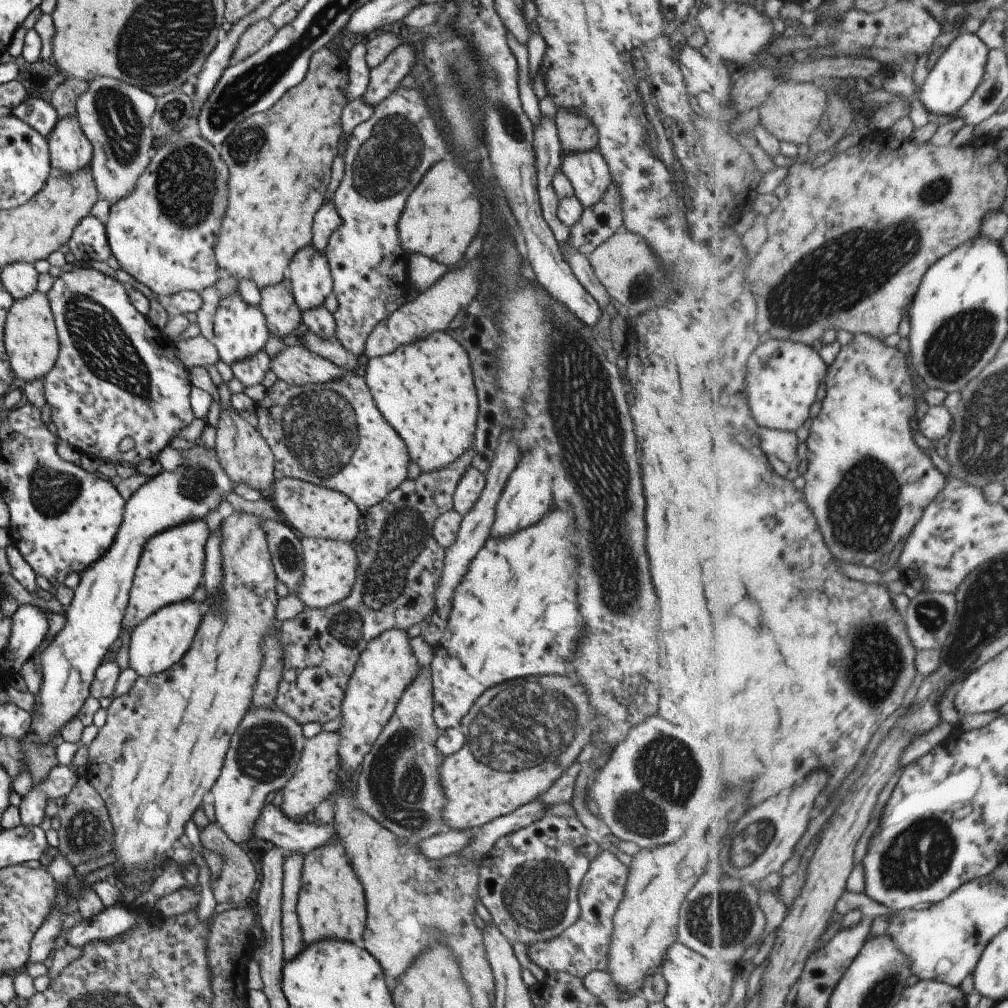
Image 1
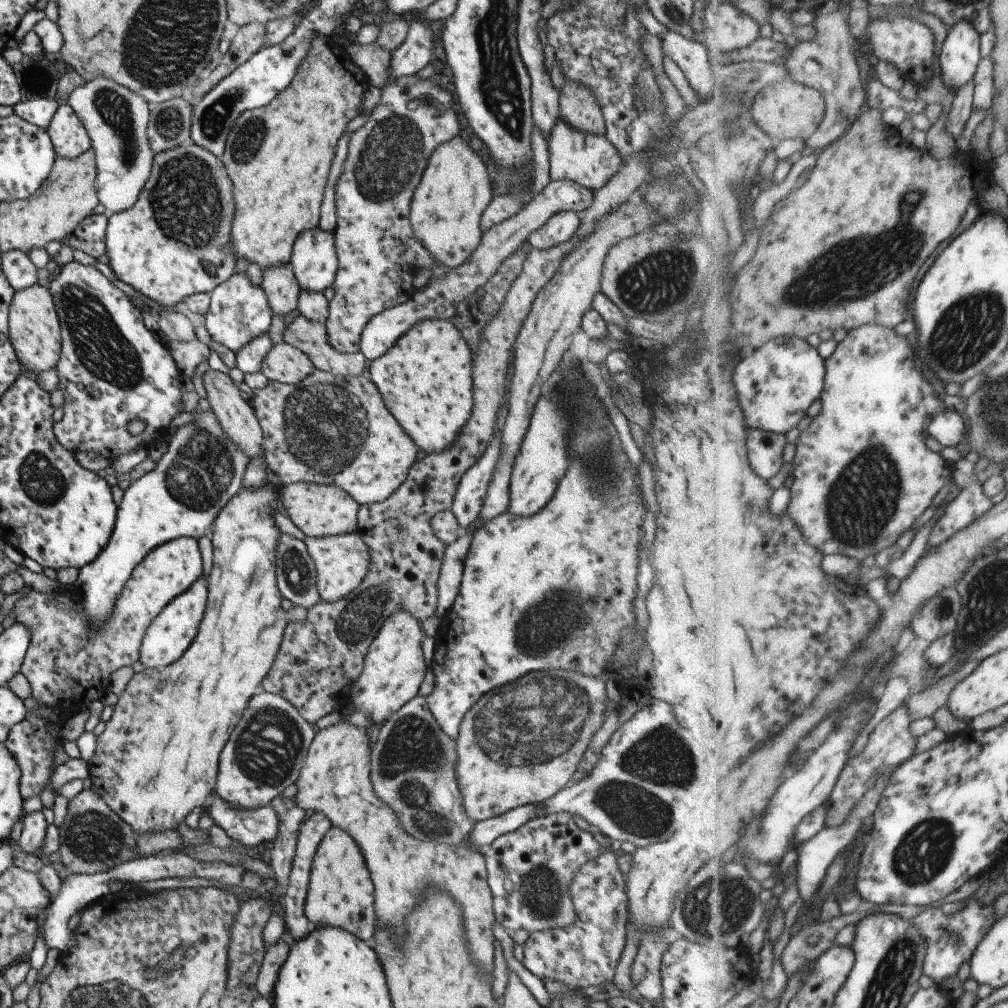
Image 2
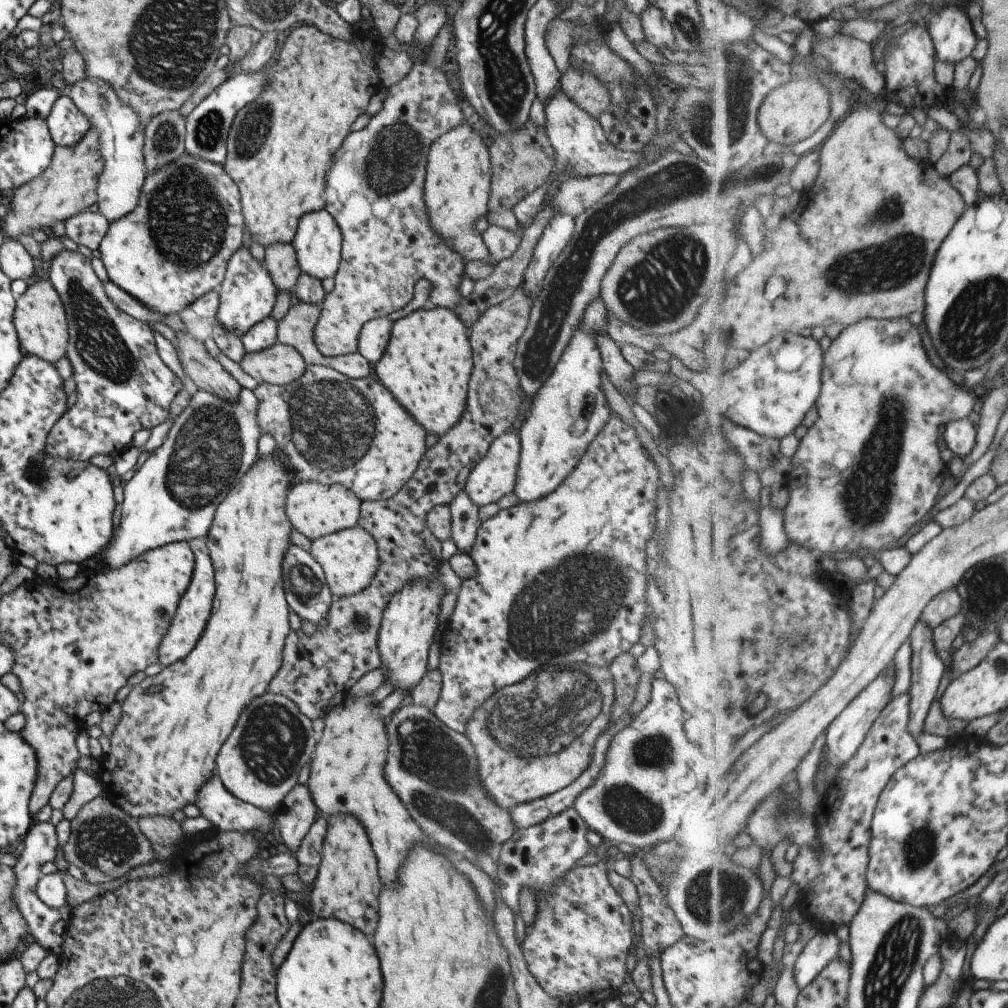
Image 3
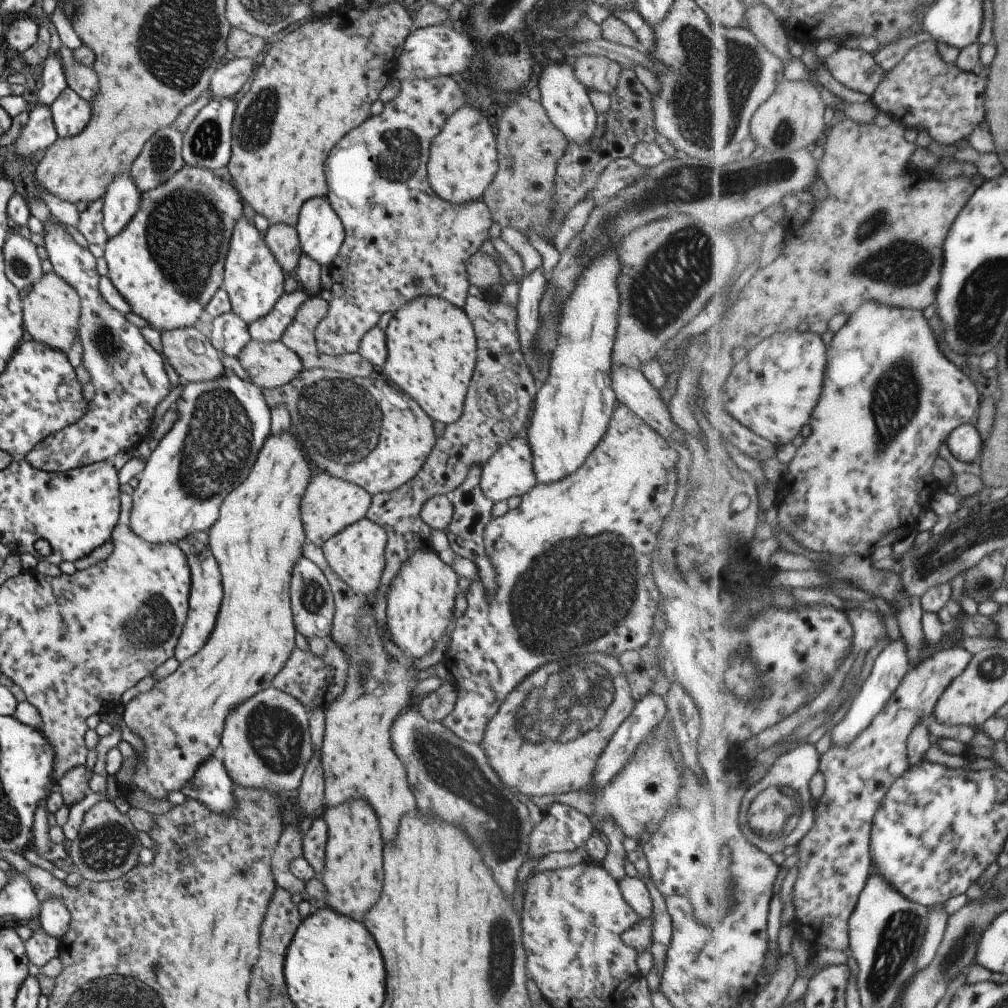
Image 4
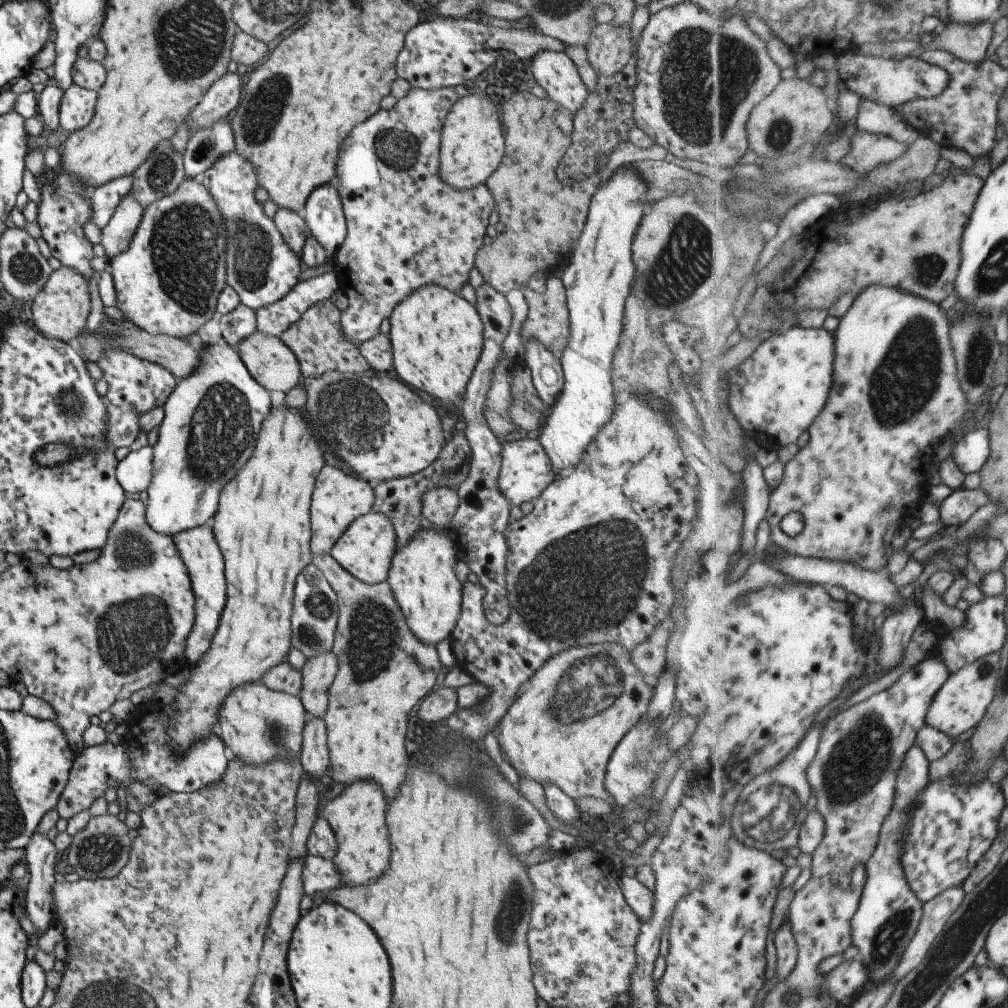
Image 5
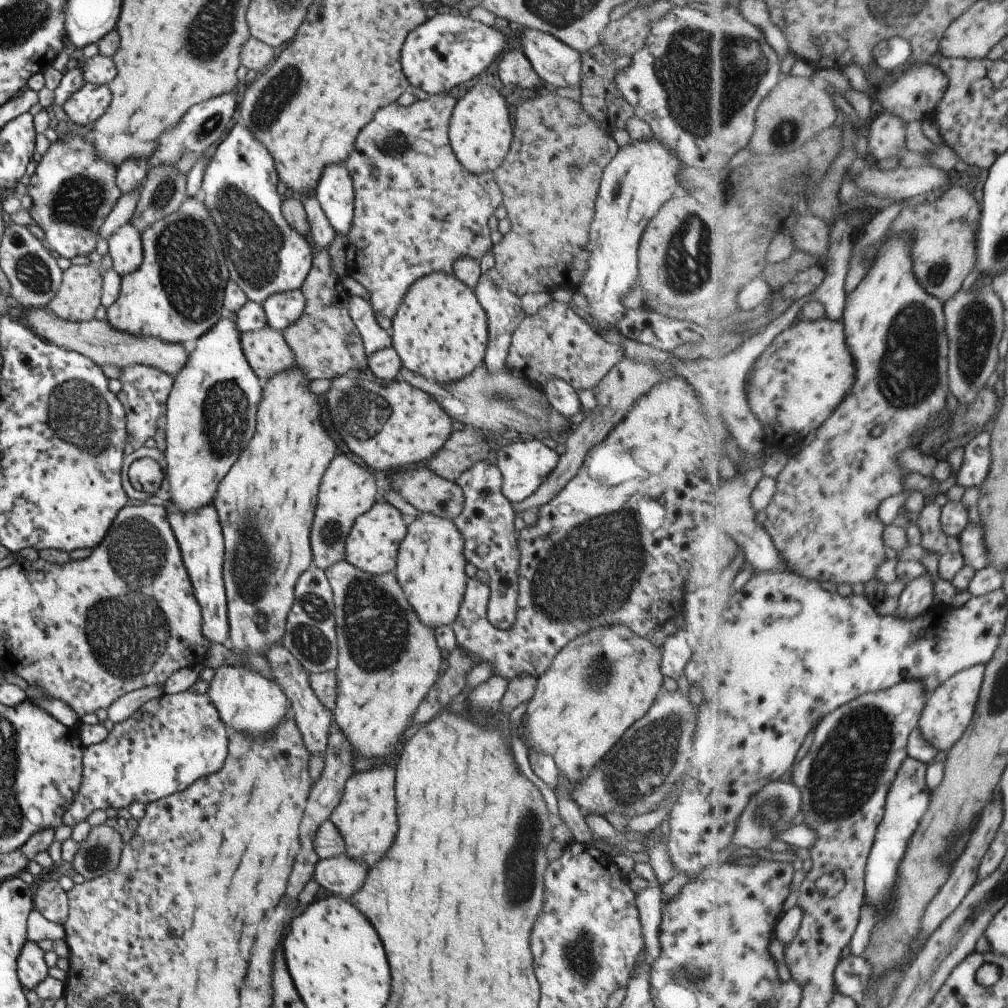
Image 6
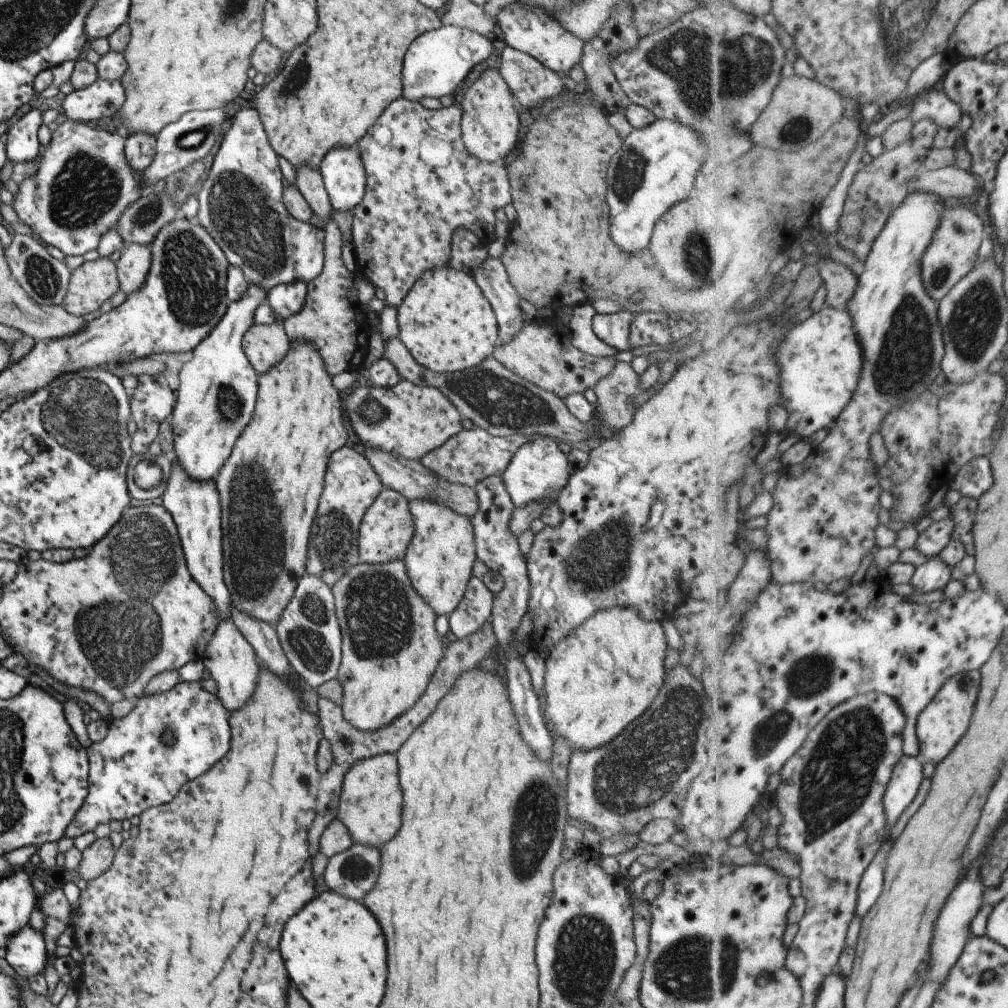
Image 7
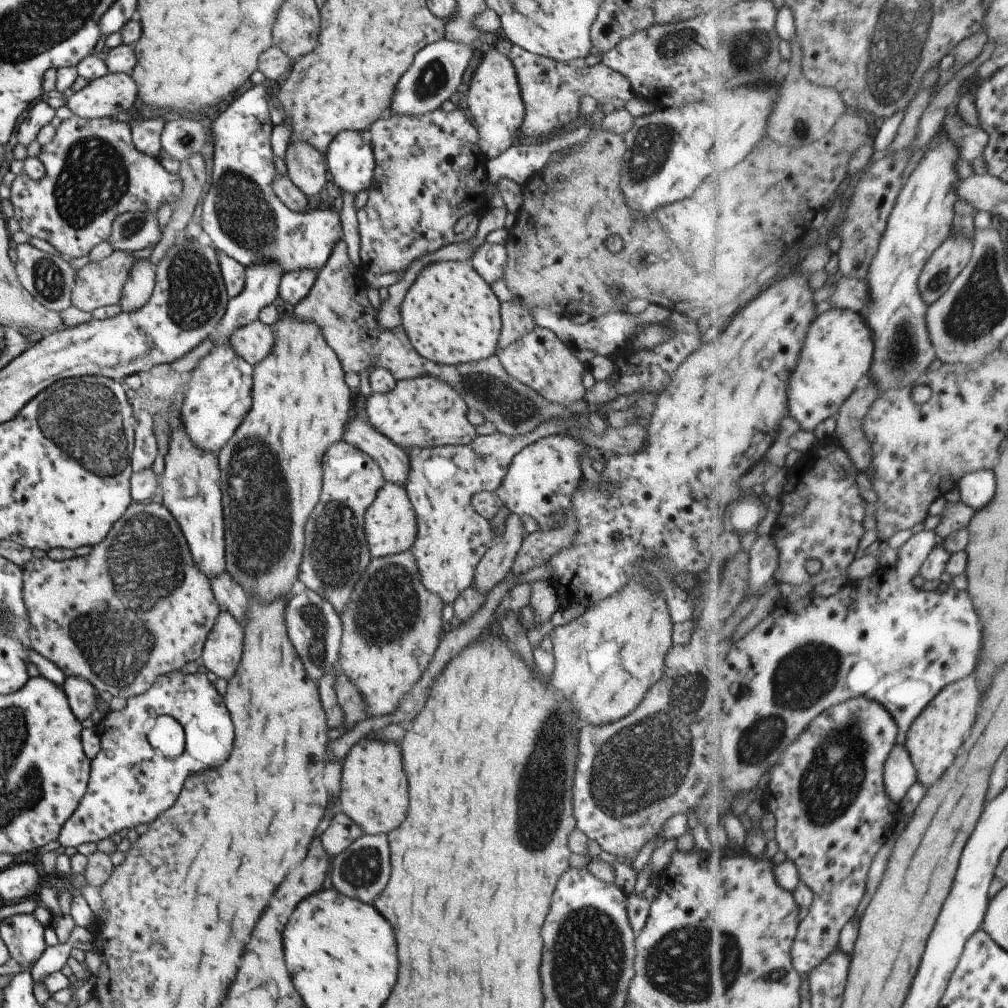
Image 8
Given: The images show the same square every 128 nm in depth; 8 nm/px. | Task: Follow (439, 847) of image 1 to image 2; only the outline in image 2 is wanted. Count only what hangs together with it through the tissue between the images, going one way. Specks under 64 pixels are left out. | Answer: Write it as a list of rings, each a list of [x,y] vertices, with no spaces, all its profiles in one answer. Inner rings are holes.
[[[540,802],[540,804],[526,804],[500,816],[478,822],[478,824],[474,826],[472,834],[470,834],[468,846],[470,846],[470,848],[474,846],[474,848],[485,849],[499,836],[522,828],[528,820],[546,816],[546,814],[540,812],[540,806],[542,806],[542,804],[544,804],[544,802]]]

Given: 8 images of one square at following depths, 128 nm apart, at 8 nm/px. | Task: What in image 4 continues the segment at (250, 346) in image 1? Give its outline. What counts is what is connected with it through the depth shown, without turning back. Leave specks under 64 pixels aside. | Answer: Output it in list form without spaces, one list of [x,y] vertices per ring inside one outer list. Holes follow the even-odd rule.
[[[244,214],[236,222],[229,244],[227,261],[225,262],[224,282],[222,288],[228,292],[232,312],[240,316],[246,324],[266,316],[284,292],[284,280],[286,272],[266,246],[264,235],[256,228],[252,220]]]

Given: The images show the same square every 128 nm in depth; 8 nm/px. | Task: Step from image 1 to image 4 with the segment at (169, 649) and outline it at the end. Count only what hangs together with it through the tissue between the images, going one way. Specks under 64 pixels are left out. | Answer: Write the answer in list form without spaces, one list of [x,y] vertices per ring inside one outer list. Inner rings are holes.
[[[200,531],[192,532],[192,534],[188,534],[188,537],[176,542],[176,546],[184,553],[191,572],[188,618],[184,622],[184,626],[182,626],[182,634],[180,634],[178,644],[176,644],[174,656],[178,662],[188,660],[192,654],[196,654],[204,646],[204,642],[208,640],[208,636],[212,632],[212,626],[216,622],[216,614],[218,614],[220,600],[222,600],[220,570],[218,570],[218,564],[216,564],[214,556],[212,556],[210,546],[208,546],[208,538],[206,531]]]

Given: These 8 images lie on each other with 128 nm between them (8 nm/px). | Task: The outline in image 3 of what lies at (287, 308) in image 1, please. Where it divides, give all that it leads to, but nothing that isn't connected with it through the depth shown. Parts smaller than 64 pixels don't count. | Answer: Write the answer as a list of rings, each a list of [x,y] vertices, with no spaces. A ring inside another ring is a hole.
[[[274,242],[272,246],[268,246],[264,250],[266,268],[270,272],[274,286],[278,288],[279,292],[290,292],[292,294],[301,272],[293,244]]]

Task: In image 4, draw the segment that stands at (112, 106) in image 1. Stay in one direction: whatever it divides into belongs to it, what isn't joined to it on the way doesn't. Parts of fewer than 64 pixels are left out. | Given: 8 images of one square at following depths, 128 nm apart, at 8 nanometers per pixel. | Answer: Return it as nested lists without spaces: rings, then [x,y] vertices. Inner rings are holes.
[[[65,46],[59,49],[63,64],[66,68],[66,78],[69,87],[86,102],[92,103],[100,91],[101,79],[96,74],[93,66],[84,66],[78,60],[74,60],[72,51]],[[129,172],[116,174],[104,196],[103,227],[107,238],[120,234],[134,218],[141,203],[141,194]]]

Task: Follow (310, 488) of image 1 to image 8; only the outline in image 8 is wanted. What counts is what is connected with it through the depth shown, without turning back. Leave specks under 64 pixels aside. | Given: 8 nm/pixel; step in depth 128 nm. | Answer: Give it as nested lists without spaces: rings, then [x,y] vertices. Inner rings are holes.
[[[340,440],[322,458],[322,490],[306,526],[306,548],[298,580],[308,590],[326,598],[342,618],[350,594],[373,559],[365,536],[365,514],[384,486],[380,466],[360,449]]]

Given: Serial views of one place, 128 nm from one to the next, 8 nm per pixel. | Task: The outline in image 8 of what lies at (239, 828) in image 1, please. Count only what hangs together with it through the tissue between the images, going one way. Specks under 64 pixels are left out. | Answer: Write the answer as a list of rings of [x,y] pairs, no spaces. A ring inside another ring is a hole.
[[[220,610],[210,630],[200,661],[216,673],[216,676],[230,680],[236,674],[244,650],[242,625],[226,610]]]

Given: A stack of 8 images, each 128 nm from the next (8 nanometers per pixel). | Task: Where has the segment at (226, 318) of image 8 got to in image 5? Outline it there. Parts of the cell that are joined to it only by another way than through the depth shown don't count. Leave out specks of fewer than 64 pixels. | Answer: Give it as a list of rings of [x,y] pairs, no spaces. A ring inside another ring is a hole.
[[[222,338],[213,344],[207,344],[207,348],[200,354],[201,360],[199,361],[199,368],[190,377],[182,378],[182,380],[178,382],[176,389],[167,399],[167,402],[163,407],[165,413],[164,421],[158,427],[158,441],[153,447],[153,477],[152,481],[149,483],[148,489],[146,490],[146,494],[148,494],[148,500],[146,500],[145,504],[144,518],[145,523],[153,532],[168,537],[174,537],[180,532],[185,532],[186,530],[203,526],[204,522],[208,522],[208,518],[212,518],[212,516],[216,514],[216,510],[218,510],[218,498],[220,497],[222,488],[224,488],[224,486],[226,486],[230,480],[234,480],[234,476],[238,474],[238,470],[240,470],[242,466],[245,466],[246,462],[248,462],[248,460],[250,460],[252,457],[257,444],[258,436],[262,430],[264,420],[267,420],[267,417],[270,415],[271,409],[273,408],[269,393],[262,386],[260,386],[256,380],[251,378],[248,370],[241,362],[237,350],[231,348]]]

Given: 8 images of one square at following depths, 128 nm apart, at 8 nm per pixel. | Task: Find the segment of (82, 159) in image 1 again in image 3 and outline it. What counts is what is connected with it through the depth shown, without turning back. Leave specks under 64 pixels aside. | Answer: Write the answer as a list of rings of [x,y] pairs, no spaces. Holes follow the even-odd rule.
[[[67,95],[56,99],[46,122],[53,142],[61,146],[71,146],[80,141],[91,128],[90,120]]]

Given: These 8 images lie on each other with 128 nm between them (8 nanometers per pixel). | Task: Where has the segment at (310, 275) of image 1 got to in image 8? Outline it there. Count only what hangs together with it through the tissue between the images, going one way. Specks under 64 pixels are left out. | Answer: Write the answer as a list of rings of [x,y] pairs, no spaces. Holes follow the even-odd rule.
[[[340,132],[329,144],[326,166],[341,194],[358,194],[373,184],[374,152],[367,132]]]

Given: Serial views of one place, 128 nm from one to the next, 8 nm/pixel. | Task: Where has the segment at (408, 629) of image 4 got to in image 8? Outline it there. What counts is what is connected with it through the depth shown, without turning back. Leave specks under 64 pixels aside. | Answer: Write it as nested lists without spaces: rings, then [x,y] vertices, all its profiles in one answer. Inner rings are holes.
[[[560,416],[558,420],[548,420],[542,422],[538,428],[534,428],[528,434],[516,434],[516,436],[508,436],[508,434],[500,434],[495,431],[488,435],[477,435],[474,442],[470,442],[468,446],[443,446],[443,447],[428,447],[428,448],[408,448],[408,477],[406,484],[403,487],[408,493],[412,510],[416,514],[417,520],[417,535],[411,552],[416,558],[418,570],[420,572],[420,580],[422,584],[438,594],[443,600],[443,604],[452,604],[456,598],[462,594],[464,589],[467,589],[472,582],[476,567],[480,564],[480,560],[484,553],[493,545],[492,528],[488,524],[488,520],[482,518],[472,505],[472,497],[478,492],[494,493],[498,486],[502,484],[504,476],[510,466],[512,459],[525,446],[540,440],[546,436],[562,433],[562,424],[568,420],[566,416]]]

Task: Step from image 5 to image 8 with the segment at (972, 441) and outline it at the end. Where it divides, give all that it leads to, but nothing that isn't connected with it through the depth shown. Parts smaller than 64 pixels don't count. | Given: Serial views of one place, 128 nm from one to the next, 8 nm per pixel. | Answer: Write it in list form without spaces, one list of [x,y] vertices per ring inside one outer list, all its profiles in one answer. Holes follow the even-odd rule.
[[[980,470],[972,472],[961,482],[961,502],[970,506],[972,510],[980,512],[986,508],[996,496],[996,473],[993,470]]]

